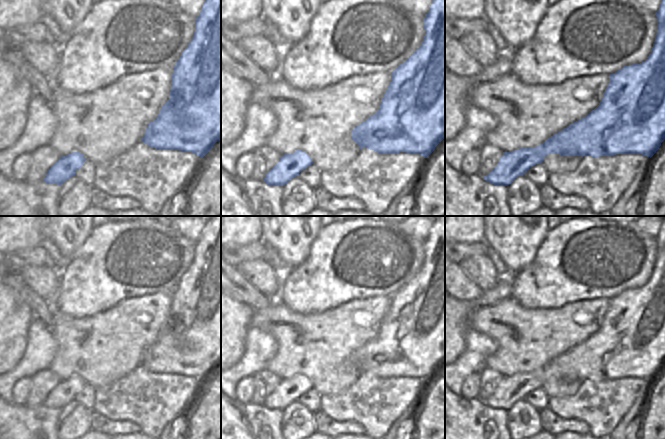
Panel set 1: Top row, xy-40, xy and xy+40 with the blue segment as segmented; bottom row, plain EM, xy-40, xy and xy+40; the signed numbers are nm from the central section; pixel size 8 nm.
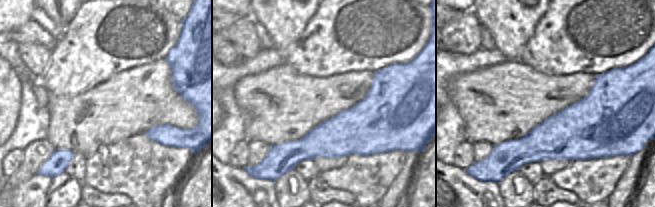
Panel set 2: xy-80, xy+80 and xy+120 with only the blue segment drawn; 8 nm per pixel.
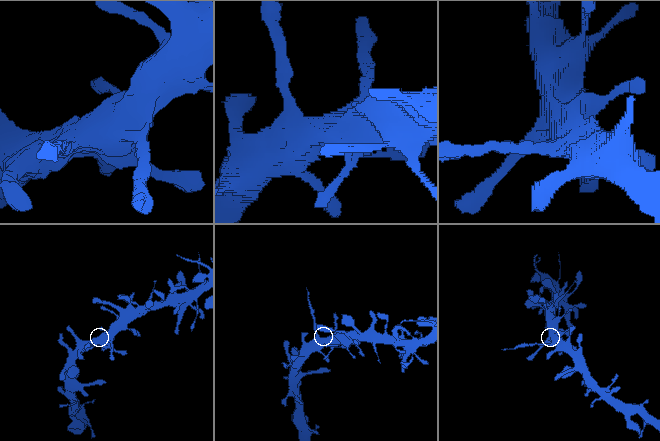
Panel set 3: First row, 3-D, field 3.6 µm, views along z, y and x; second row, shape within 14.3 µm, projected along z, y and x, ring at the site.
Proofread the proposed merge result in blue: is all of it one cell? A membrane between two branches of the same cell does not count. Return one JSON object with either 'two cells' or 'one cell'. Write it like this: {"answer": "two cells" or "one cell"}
{"answer": "two cells"}

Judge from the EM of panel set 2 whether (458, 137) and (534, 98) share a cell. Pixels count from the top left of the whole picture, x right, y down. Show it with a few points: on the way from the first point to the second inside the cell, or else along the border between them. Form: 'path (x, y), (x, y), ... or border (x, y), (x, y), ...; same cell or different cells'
border (458, 111), (463, 123), (466, 141); different cells

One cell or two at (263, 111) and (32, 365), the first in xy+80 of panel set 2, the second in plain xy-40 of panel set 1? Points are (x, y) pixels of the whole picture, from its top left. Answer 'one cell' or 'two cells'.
two cells

